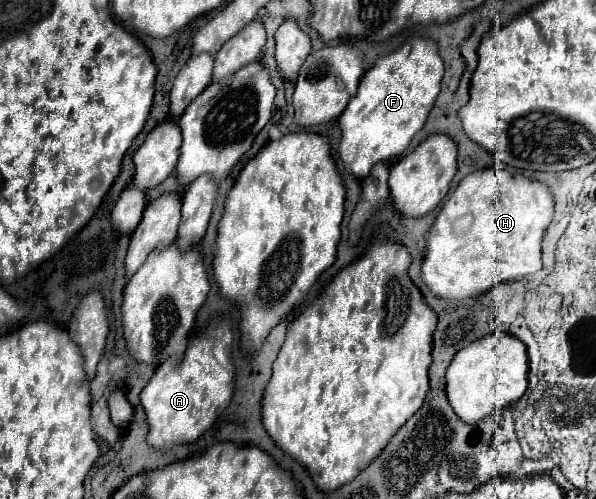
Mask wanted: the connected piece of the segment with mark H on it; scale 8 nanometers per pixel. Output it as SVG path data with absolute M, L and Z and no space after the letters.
M489 167L483 171L473 171L457 185L455 193L445 201L435 223L425 235L427 255L421 269L425 285L431 289L433 295L441 299L461 301L467 297L481 295L503 281L537 273L541 269L541 239L553 215L555 199L547 185L533 179L525 179L521 175L513 177L505 169Z

